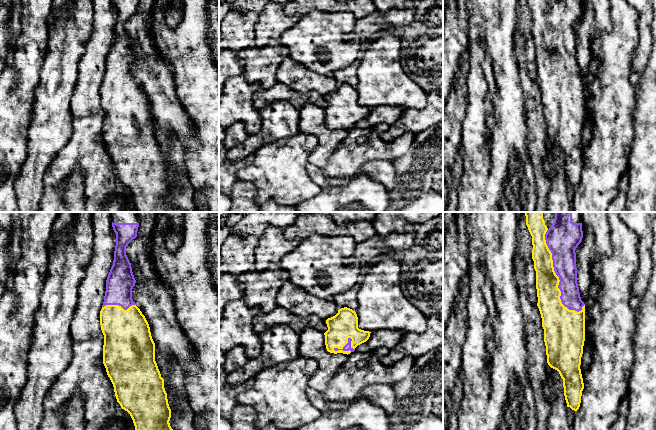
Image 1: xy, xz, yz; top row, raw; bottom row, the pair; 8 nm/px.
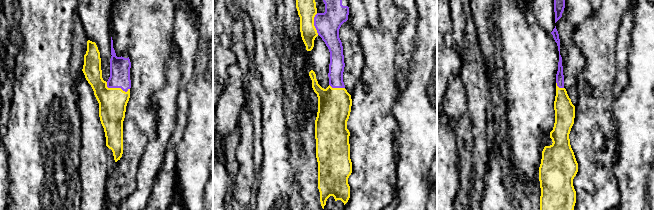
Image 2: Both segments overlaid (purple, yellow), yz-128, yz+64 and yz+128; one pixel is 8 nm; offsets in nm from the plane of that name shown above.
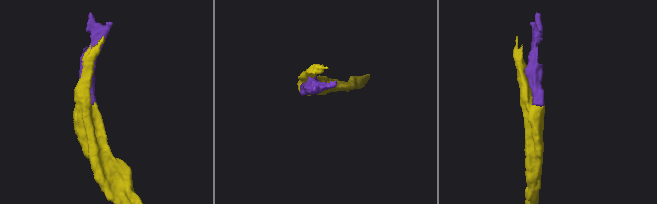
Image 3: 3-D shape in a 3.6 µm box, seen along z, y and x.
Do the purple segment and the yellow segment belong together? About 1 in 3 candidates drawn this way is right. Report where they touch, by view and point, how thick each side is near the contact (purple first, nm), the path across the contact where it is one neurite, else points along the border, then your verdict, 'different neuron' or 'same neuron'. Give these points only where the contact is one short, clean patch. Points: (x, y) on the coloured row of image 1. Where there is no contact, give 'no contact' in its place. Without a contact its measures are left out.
contact yz (556, 274); calibres 220 and 190 nm; same neuron

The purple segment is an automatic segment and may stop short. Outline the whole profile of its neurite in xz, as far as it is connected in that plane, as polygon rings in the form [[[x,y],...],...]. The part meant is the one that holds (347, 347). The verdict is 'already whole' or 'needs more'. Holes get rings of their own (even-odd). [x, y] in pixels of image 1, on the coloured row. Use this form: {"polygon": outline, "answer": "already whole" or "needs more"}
{"polygon": [[[344,307],[326,320],[328,330],[324,333],[326,349],[330,353],[350,354],[355,348],[366,342],[369,331],[358,328],[358,317],[355,311]]], "answer": "needs more"}

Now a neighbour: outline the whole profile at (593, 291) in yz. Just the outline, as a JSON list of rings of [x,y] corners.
[[[593,260],[591,265],[591,285],[588,290],[587,299],[585,301],[585,307],[590,308],[596,300],[596,297],[600,290],[600,268],[598,262]]]

